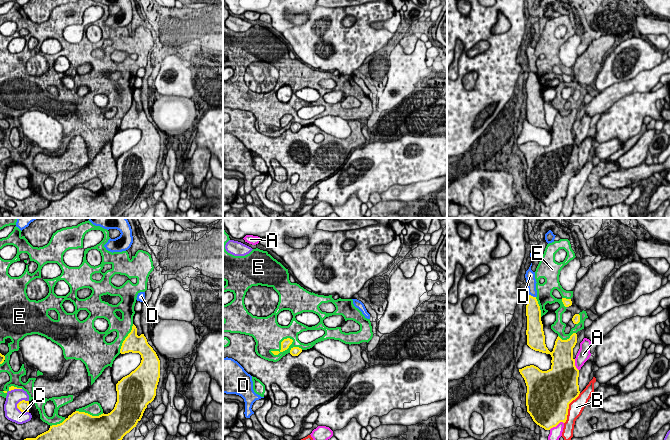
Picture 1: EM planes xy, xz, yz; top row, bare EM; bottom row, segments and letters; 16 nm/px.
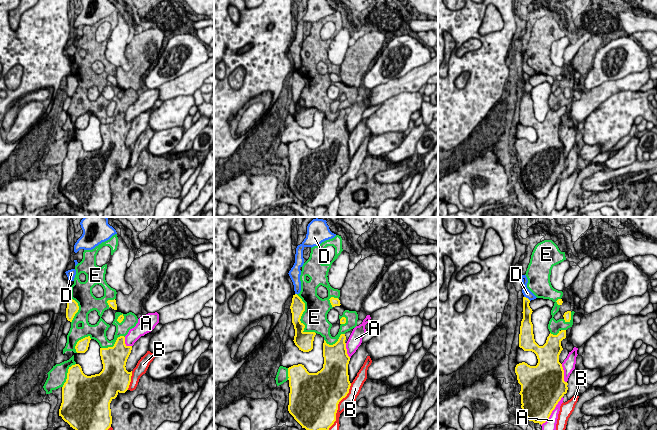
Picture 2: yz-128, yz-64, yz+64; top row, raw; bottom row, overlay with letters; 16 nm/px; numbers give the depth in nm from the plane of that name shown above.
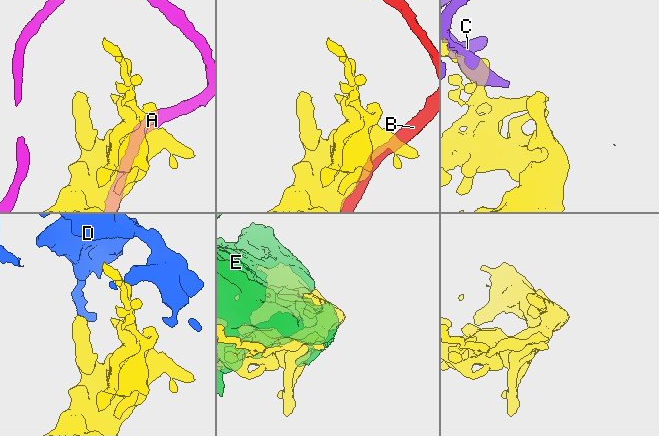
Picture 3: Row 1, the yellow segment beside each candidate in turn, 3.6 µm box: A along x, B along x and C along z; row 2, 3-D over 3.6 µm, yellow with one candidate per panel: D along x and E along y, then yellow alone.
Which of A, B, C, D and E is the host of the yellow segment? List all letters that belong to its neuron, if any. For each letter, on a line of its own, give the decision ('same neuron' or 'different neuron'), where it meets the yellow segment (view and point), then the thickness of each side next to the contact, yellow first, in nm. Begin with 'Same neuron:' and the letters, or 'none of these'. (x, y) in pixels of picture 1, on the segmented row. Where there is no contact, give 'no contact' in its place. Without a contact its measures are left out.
Same neuron: D
A: different neuron | yz (556, 425) | 500/190 nm
B: different neuron | yz (568, 408) | 500/240 nm
C: different neuron | xy (19, 409) | 180/240 nm
D: same neuron | yz (532, 296) | 240/160 nm
E: different neuron | xz (286, 349) | 140/260 nm

